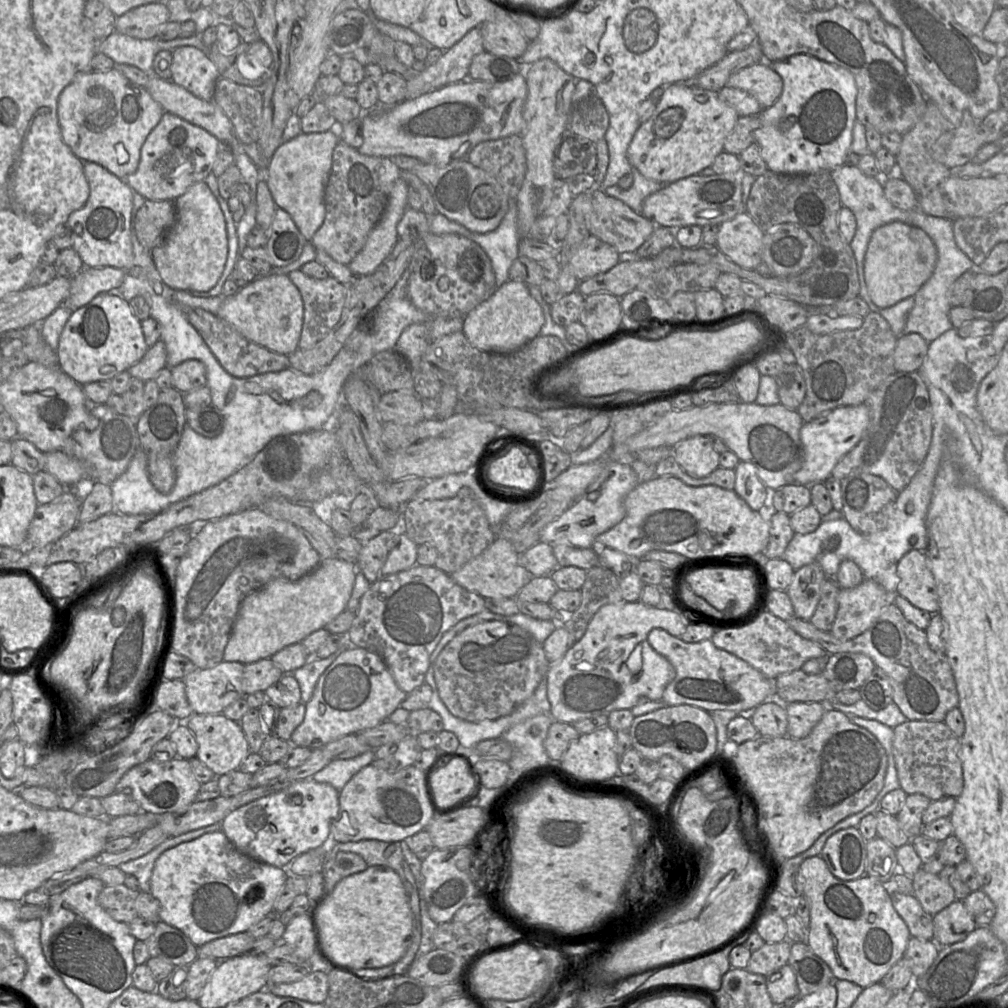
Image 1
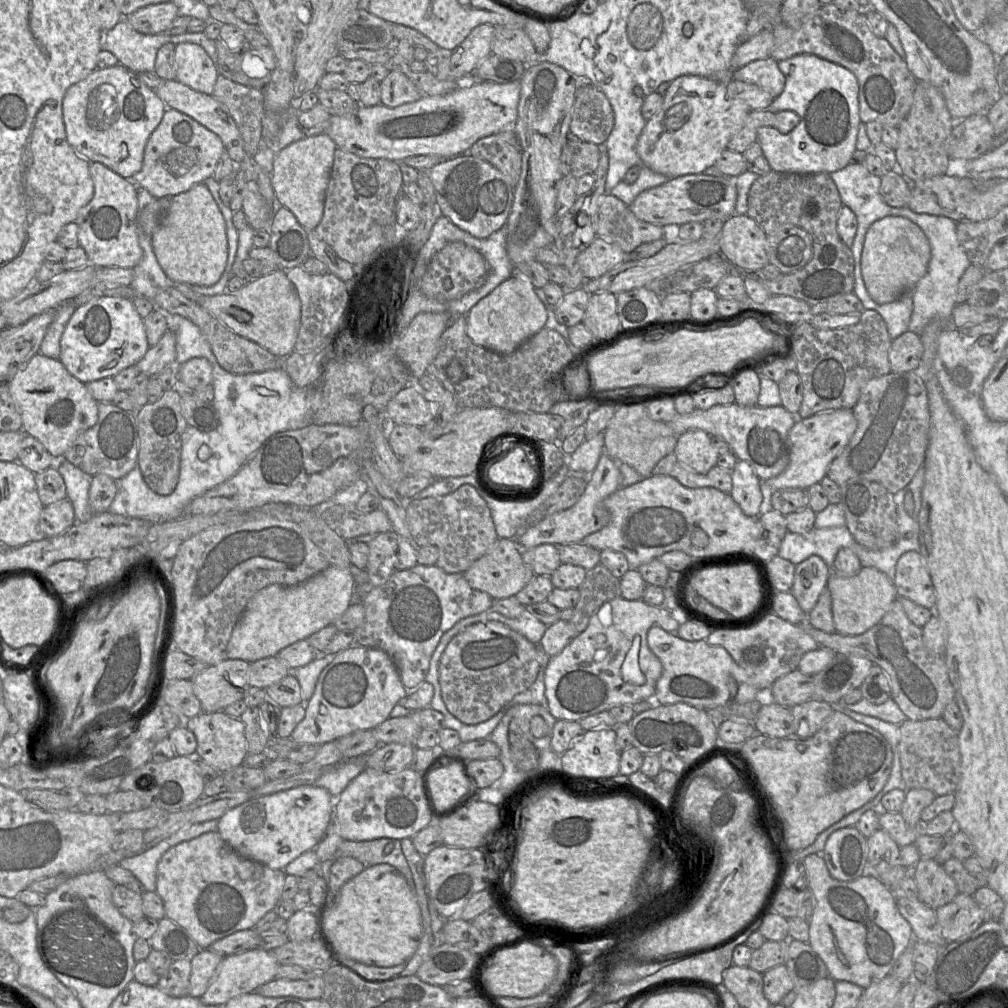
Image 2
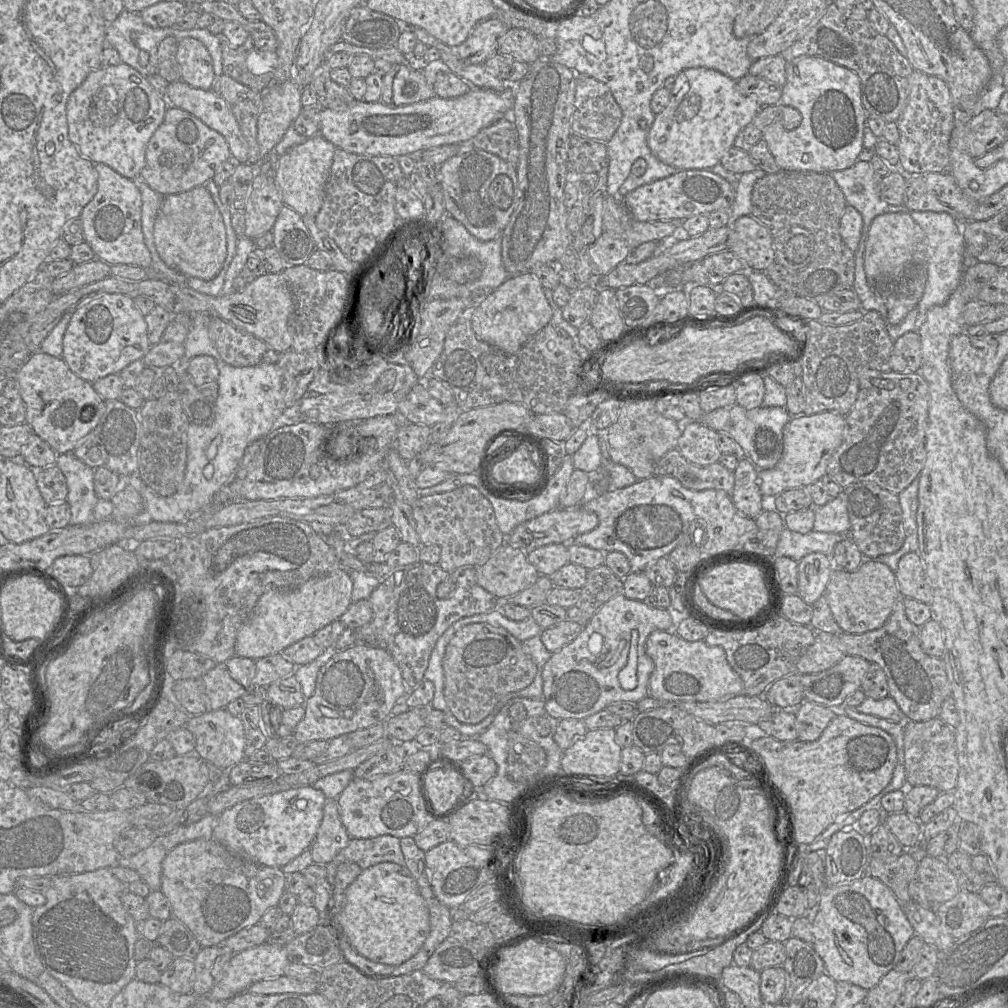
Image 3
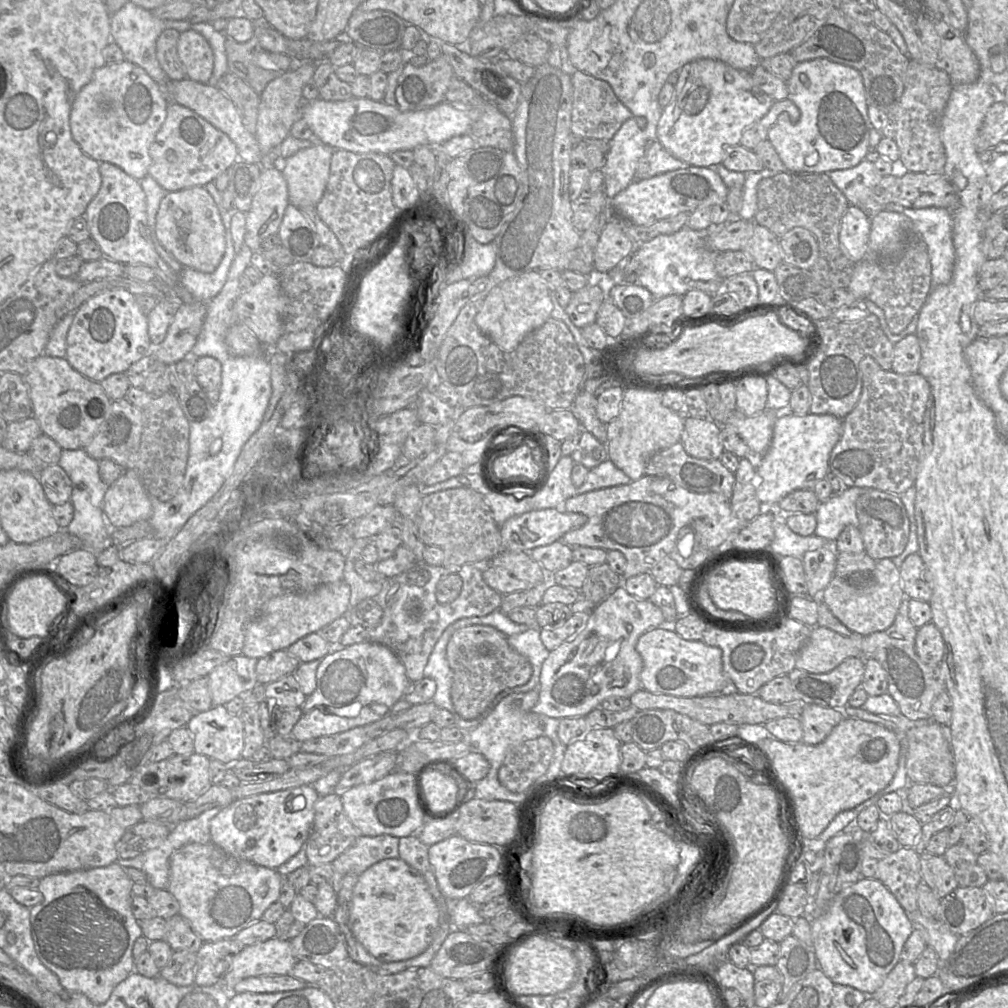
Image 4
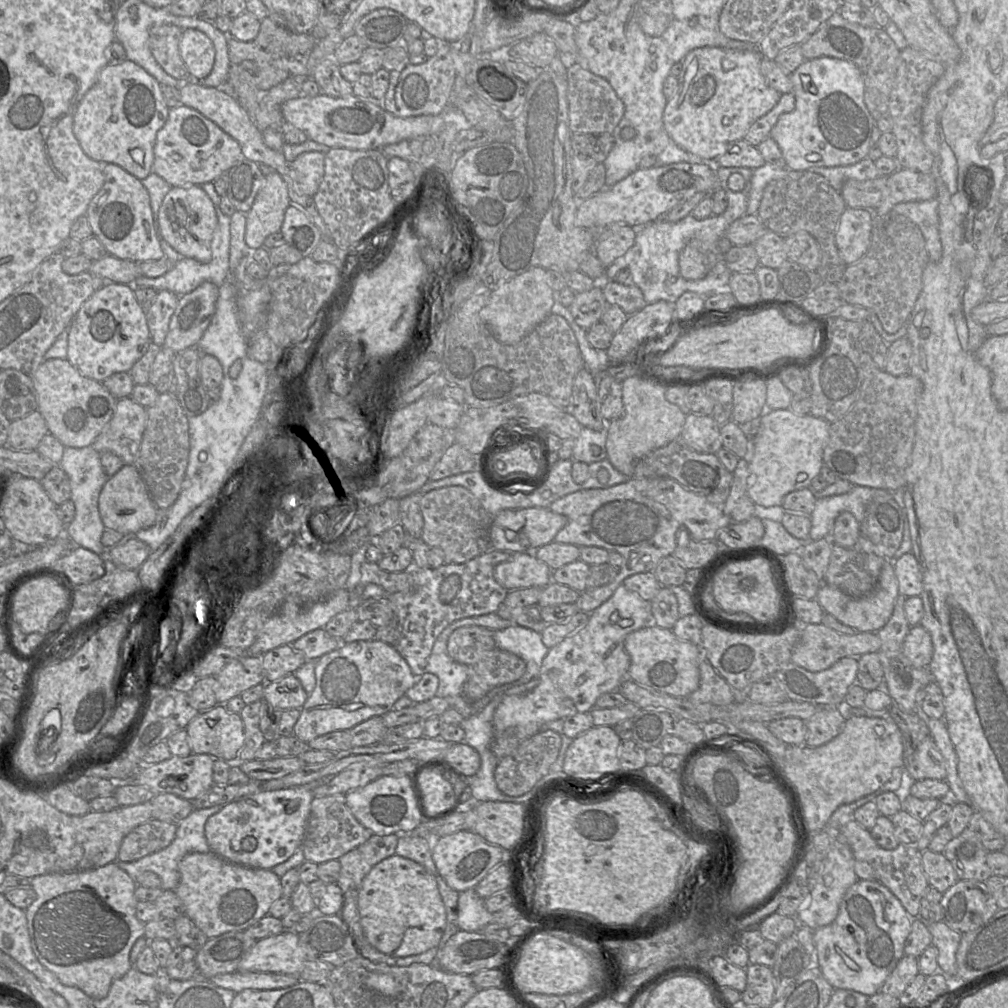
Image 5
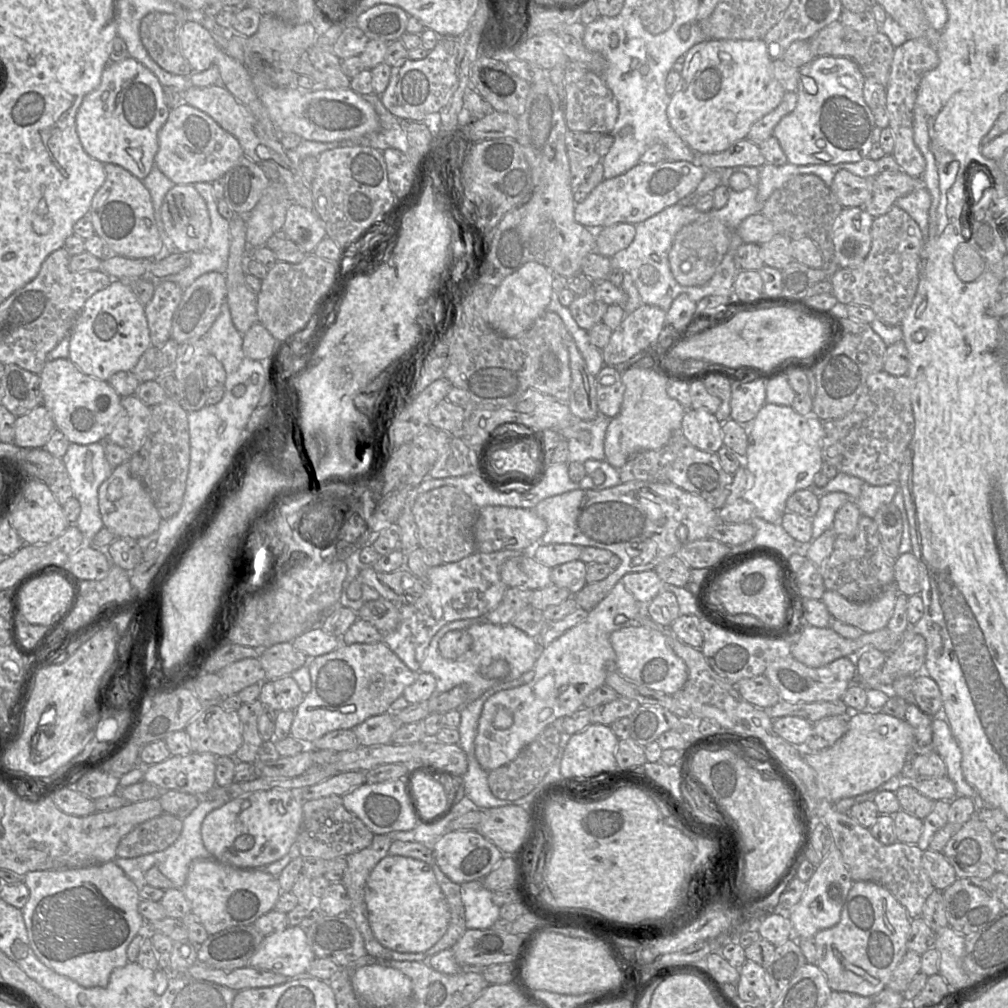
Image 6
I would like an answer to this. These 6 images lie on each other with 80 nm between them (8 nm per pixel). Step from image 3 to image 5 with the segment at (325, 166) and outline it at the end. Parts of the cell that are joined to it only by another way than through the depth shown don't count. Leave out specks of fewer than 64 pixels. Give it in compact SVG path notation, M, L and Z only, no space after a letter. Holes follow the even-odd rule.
M318 151L300 154L290 163L297 175L300 189L308 196L313 197L324 176L325 154Z

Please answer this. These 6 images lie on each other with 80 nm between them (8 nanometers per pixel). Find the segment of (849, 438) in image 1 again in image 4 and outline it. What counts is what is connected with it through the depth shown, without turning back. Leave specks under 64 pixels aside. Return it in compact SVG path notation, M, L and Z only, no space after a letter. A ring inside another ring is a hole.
M789 407L779 413L773 430L773 438L769 449L762 456L756 469L756 496L761 503L779 503L785 496L796 490L813 490L816 483L825 479L830 471L829 459L834 446L839 441L843 430L842 419L830 414L816 415L808 413L804 416L793 414Z

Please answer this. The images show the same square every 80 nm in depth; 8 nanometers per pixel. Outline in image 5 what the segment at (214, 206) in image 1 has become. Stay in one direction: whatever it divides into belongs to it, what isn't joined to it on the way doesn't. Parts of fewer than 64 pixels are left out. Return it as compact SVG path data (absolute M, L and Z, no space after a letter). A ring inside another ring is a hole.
M200 185L171 187L165 195L158 214L158 236L180 255L201 263L212 259L211 241L218 225L213 202Z

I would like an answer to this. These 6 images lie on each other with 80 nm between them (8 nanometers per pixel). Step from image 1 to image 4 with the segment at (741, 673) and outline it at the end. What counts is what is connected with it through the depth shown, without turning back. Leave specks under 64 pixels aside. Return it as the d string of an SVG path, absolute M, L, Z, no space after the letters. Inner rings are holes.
M658 627L640 636L636 650L643 660L643 668L640 673L641 687L651 693L677 697L699 697L737 691L723 669L722 650L719 647L707 645L703 640L686 640L675 630Z

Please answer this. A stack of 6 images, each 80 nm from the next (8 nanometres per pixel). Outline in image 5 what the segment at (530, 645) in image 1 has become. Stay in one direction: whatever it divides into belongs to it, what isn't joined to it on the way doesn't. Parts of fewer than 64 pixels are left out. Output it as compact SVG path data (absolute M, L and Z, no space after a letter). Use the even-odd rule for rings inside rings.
M466 626L453 631L447 641L447 652L453 660L468 668L462 692L469 701L480 699L496 686L518 680L526 670L526 663L522 658L500 650L495 645L493 631L481 626Z

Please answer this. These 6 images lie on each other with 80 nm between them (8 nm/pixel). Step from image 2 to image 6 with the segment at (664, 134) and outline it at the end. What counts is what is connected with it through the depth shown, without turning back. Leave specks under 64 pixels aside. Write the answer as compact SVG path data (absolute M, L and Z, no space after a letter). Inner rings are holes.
M763 39L758 40L705 40L699 44L694 45L687 53L684 68L681 72L681 81L678 90L671 96L670 104L667 108L667 116L670 126L678 134L678 136L697 154L714 154L720 153L735 142L747 139L747 135L751 126L760 120L762 117L772 112L781 103L786 90L777 81L773 75L772 58L769 56L767 45Z

